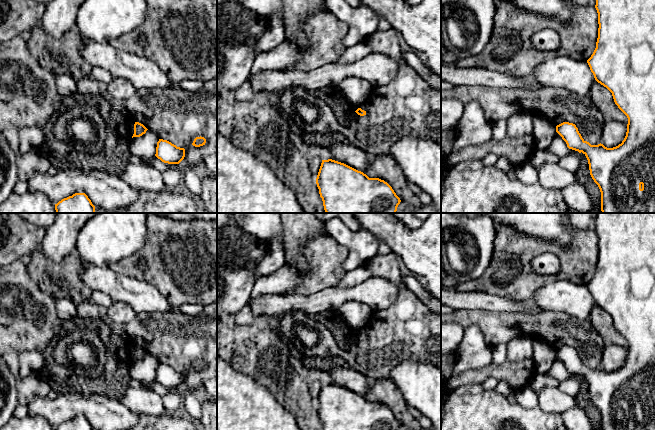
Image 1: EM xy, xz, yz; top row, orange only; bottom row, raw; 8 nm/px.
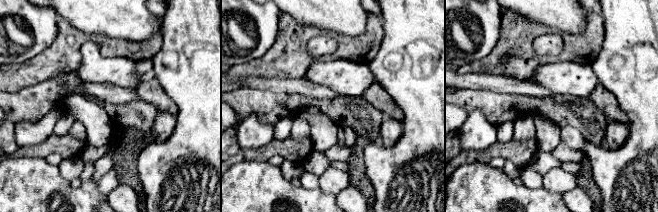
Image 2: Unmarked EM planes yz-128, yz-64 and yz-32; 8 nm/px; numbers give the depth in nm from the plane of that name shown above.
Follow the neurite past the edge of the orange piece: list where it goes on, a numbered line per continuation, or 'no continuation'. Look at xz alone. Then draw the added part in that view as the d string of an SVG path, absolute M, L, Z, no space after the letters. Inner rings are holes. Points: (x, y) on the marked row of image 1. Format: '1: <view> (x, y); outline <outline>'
no continuation

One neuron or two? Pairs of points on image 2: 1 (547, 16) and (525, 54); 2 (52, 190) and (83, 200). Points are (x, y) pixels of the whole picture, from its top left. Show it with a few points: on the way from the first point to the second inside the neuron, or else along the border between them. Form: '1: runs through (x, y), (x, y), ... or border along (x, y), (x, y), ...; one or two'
1: border along (520, 15), (564, 32); two
2: runs through (60, 198), (62, 200), (75, 200); one

